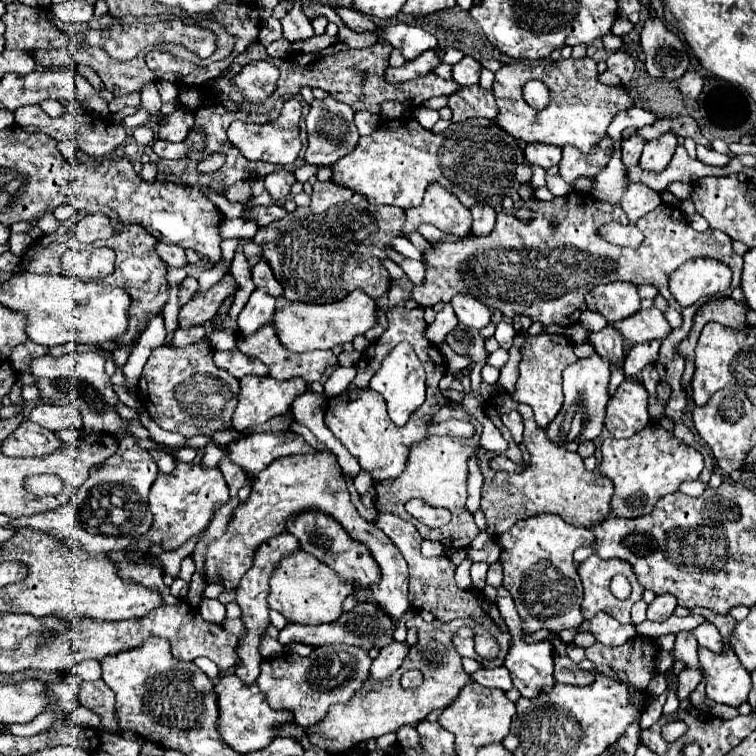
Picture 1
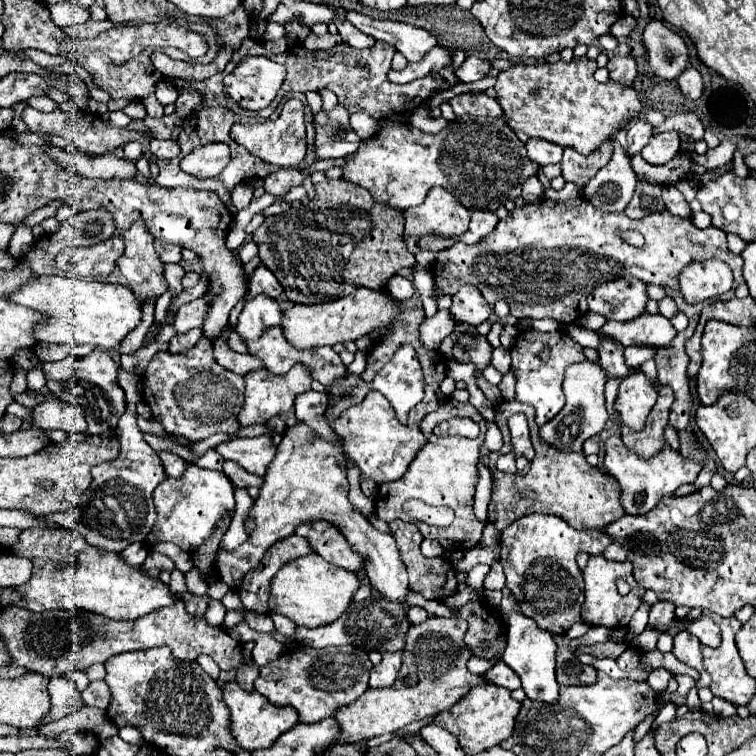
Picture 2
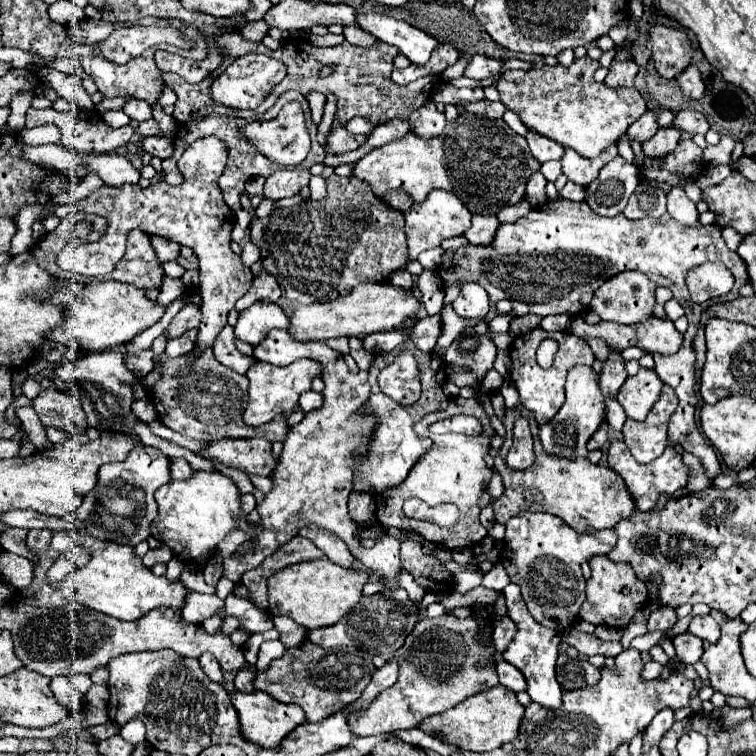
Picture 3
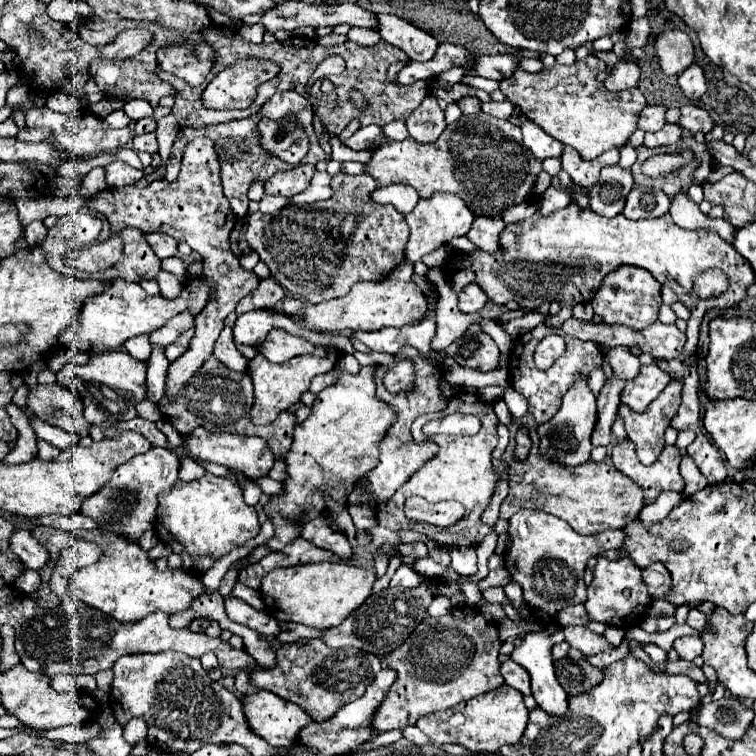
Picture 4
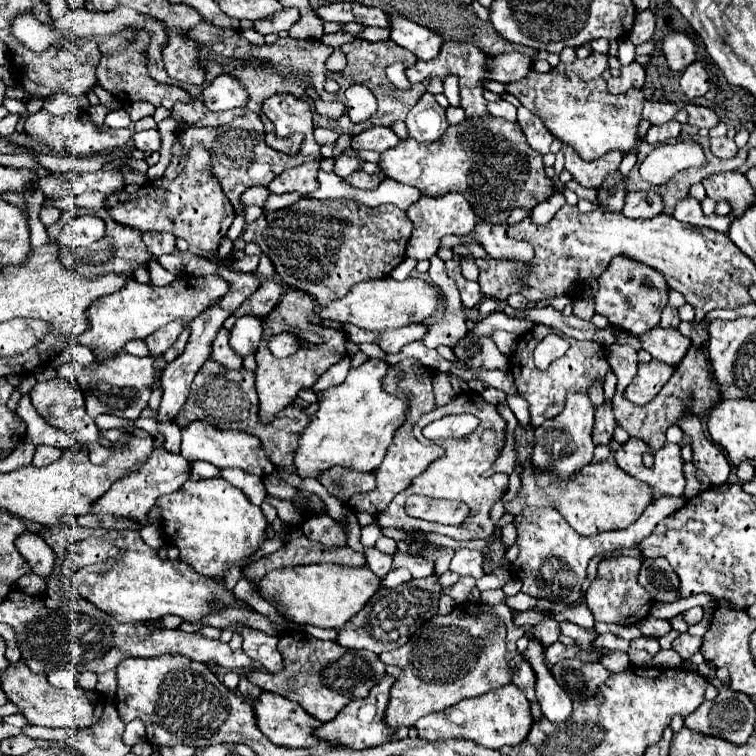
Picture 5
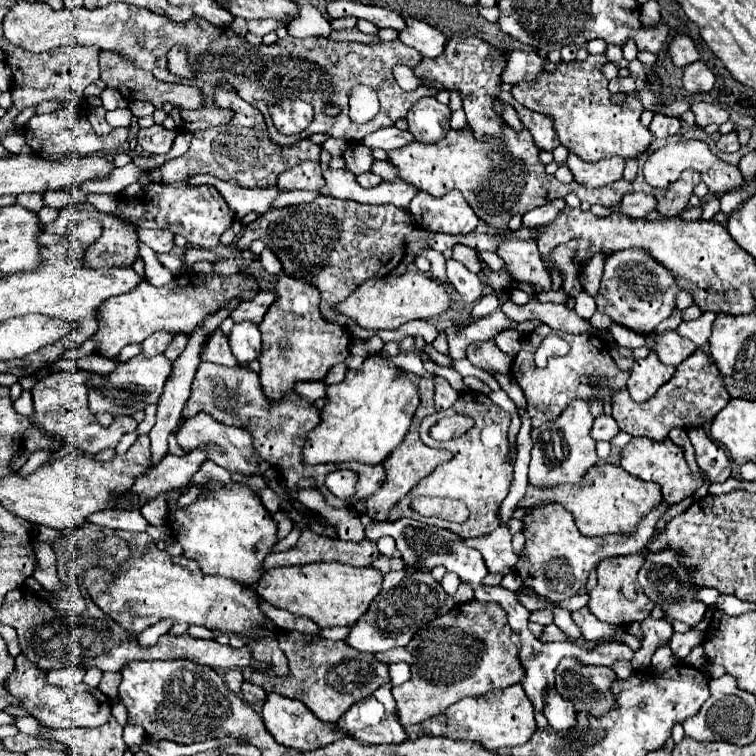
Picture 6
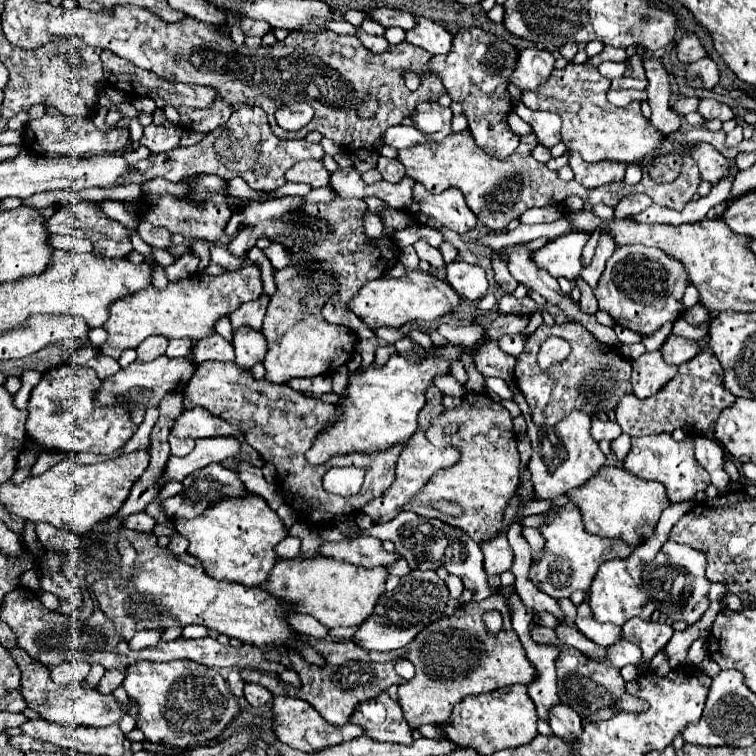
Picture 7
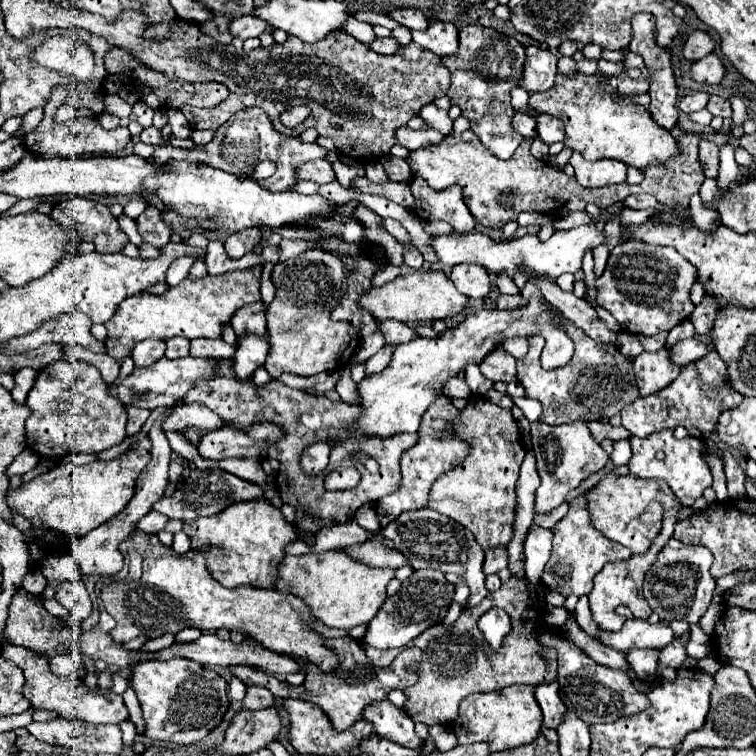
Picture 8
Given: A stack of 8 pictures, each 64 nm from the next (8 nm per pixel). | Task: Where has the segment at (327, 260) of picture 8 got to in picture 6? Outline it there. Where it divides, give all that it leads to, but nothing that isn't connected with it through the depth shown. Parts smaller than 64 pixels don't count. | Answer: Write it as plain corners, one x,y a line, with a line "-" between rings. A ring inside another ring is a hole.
280,274
276,284
276,302
268,308
262,324
262,356
260,356
260,382
268,398
280,398
292,390
298,380
322,380
328,370
344,362
350,356
352,336
346,328
326,322
320,316
320,292
314,284
302,278
-
278,340
286,340
286,348
280,348

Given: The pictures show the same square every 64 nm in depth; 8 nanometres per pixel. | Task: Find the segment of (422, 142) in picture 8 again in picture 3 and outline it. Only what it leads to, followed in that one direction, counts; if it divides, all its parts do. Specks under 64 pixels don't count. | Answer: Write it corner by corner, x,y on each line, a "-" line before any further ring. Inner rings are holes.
332,126
330,128
330,134
328,134
328,146
326,150
332,152
332,154
344,154
344,152
350,152
350,150
358,150
364,142
368,140
366,134
360,134
360,136
352,136
346,132
344,126

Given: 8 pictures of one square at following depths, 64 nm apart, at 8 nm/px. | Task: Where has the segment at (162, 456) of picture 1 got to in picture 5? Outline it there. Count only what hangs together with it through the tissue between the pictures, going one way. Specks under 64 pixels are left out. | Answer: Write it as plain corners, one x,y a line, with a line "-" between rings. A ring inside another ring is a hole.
194,462
192,464
192,480
202,480
202,478
220,478
220,468
216,468
214,464
206,464
206,462

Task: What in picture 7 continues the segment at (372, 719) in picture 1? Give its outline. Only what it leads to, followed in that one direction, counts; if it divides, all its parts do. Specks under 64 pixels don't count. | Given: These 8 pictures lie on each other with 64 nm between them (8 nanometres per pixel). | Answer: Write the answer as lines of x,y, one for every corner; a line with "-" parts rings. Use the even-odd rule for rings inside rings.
514,586
500,588
496,594
492,594
490,598
486,598
482,602
462,604
452,618
436,620
436,624
430,624
428,628
424,628
424,632
420,632
416,636
416,640
412,640
412,644
408,644
404,650
370,652
370,658
374,662
388,662
388,660
392,660
396,656
406,656
416,666
416,676
408,684
398,686
400,706
404,710
404,718
408,720
408,724
412,724
412,728
418,728
420,724
444,724
444,722
448,722
448,718
452,716
452,708
462,698
466,698
470,694
486,694
486,692
494,692
494,690
510,686
510,684
530,684
530,682
534,682
536,668
528,660
526,650
524,650
518,634
512,628
510,606
508,606
508,596
510,594
516,594
-
494,608
500,610
502,616
504,616
504,630
498,634
498,638
492,638
484,630
484,624
482,624
482,614
488,612
488,610
494,610

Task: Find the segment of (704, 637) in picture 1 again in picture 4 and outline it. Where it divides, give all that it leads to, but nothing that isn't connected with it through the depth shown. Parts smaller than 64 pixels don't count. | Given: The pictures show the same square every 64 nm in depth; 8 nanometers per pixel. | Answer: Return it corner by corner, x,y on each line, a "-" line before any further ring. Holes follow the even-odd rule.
690,608
686,624
688,624
688,626
692,626
692,628
696,628
696,630
704,630
704,624
706,624
706,616
704,616
700,610
696,610
696,608

